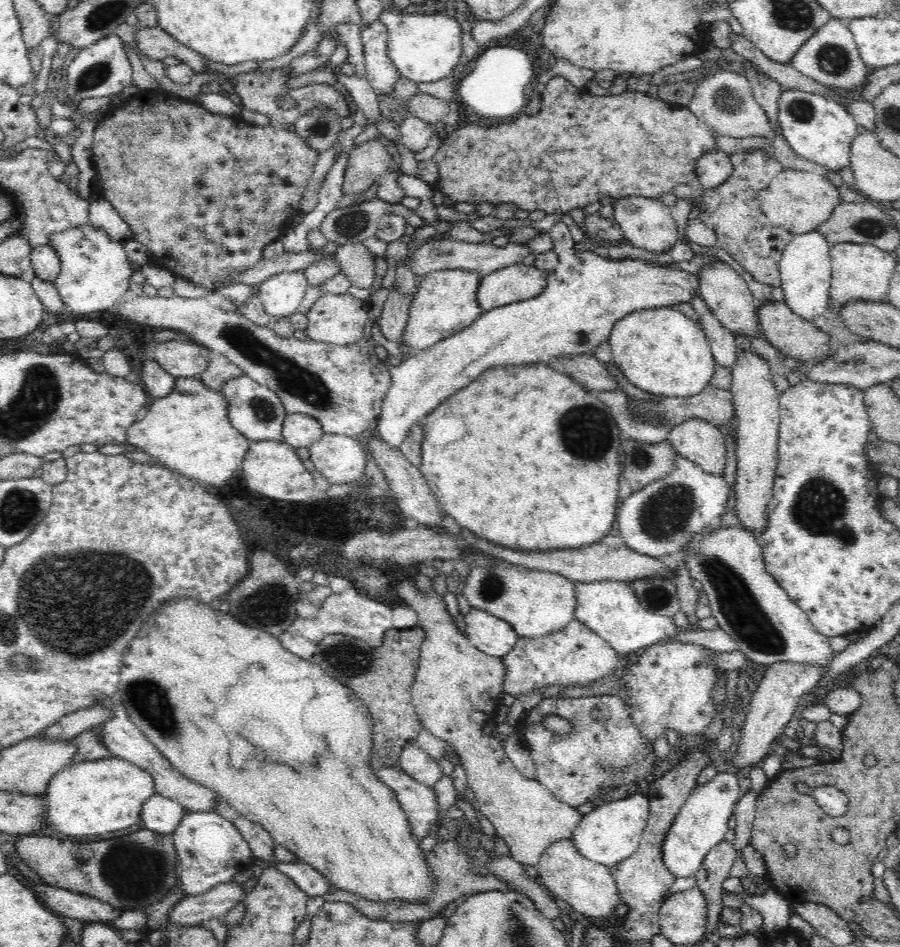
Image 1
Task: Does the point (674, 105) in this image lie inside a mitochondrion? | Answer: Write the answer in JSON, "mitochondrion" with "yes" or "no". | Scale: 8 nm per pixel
{"mitochondrion":"no"}

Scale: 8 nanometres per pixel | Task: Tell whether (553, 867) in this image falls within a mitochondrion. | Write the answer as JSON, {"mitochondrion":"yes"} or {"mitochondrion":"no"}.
{"mitochondrion":"no"}

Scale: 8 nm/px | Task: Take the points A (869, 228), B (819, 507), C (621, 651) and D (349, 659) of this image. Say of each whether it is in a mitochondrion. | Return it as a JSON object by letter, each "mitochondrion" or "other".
{"A":"mitochondrion","B":"mitochondrion","C":"other","D":"mitochondrion"}

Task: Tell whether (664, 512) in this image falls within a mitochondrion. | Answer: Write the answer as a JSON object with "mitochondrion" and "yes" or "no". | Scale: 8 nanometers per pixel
{"mitochondrion":"yes"}

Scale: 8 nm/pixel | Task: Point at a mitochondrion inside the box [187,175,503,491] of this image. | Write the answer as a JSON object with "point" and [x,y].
{"point":[310,388]}

